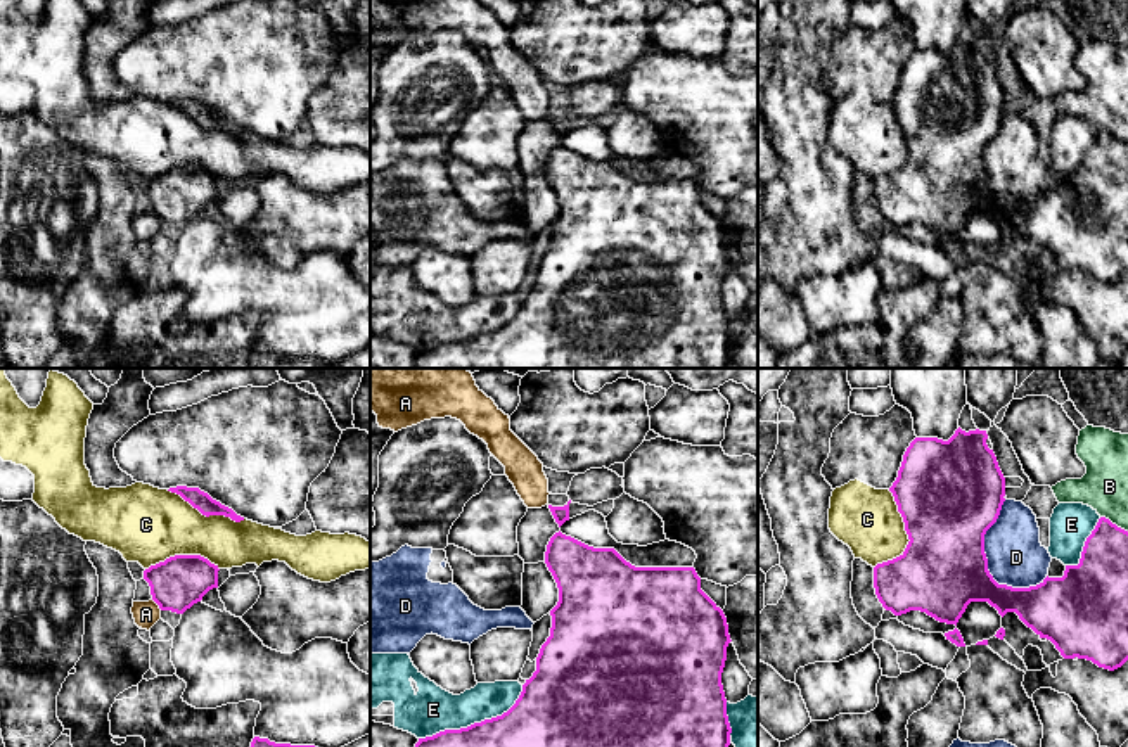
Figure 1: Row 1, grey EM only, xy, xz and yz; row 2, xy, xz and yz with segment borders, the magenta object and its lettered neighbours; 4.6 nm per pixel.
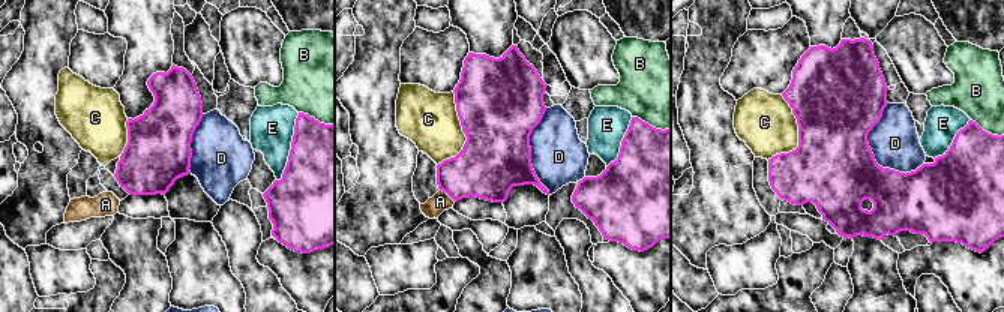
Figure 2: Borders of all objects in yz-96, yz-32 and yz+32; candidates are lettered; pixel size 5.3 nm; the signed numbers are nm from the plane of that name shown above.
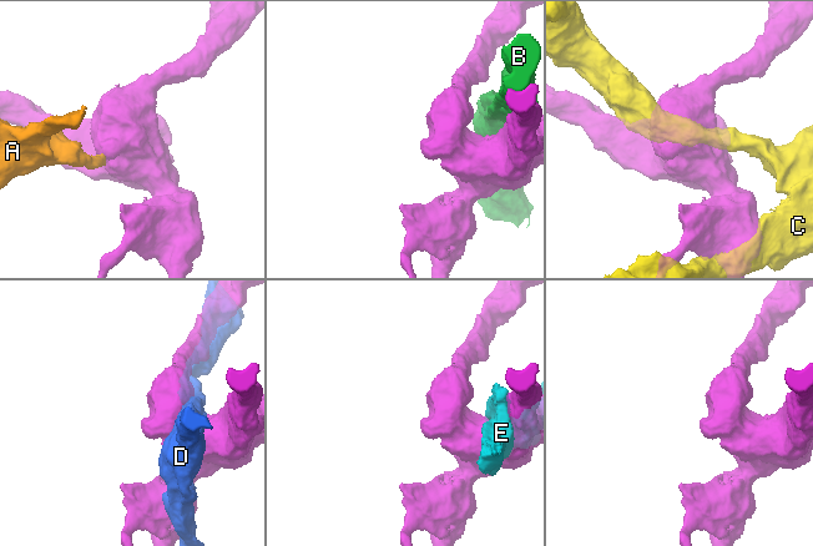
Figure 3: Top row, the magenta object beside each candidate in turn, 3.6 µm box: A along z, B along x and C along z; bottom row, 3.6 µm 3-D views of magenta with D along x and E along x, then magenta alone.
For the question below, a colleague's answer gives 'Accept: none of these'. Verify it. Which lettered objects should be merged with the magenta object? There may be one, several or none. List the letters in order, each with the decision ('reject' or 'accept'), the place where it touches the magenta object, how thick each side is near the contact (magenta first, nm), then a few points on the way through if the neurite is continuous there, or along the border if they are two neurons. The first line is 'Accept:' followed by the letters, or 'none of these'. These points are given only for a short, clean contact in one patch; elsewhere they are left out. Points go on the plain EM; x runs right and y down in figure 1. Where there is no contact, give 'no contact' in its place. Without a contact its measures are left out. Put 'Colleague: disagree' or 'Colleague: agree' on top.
Colleague: agree
Accept: none of these
A: reject | xy (156, 215) | 240/120 nm | along xy (153, 211), (161, 222)
B: reject | yz (1115, 137) | 240/220 nm
C: reject | yz (907, 146) | 460/300 nm
D: reject | yz (986, 173) | 400/260 nm
E: reject | xz (474, 336) | 400/220 nm

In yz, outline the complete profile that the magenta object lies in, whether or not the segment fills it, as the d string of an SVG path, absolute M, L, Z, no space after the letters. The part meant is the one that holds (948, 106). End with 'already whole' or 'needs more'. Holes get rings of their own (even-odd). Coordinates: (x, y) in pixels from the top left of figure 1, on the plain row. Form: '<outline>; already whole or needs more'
M958 40L948 54L943 54L938 50L915 50L907 61L901 80L898 83L898 90L889 100L889 104L893 105L894 114L898 118L898 124L903 130L905 144L910 154L900 169L877 176L874 180L874 201L875 201L875 208L879 214L882 216L886 223L891 223L894 228L901 228L910 223L920 223L934 230L939 235L955 237L955 239L971 214L988 214L991 220L998 223L1002 230L1007 225L1016 225L1019 232L1028 240L1031 240L1040 251L1050 252L1064 271L1074 271L1074 270L1086 271L1097 277L1099 280L1104 280L1109 284L1121 280L1128 273L1128 144L1118 140L1109 131L1100 130L1095 142L1085 154L1080 176L1066 178L1062 190L1047 188L1040 197L1029 199L1029 201L1012 201L1007 197L998 197L988 183L988 171L984 166L984 147L997 135L1002 118L1005 114L1003 111L1005 109L1005 90L998 80L993 62L988 61L986 52L988 52L986 43L976 42L976 43L965 45Z; already whole

